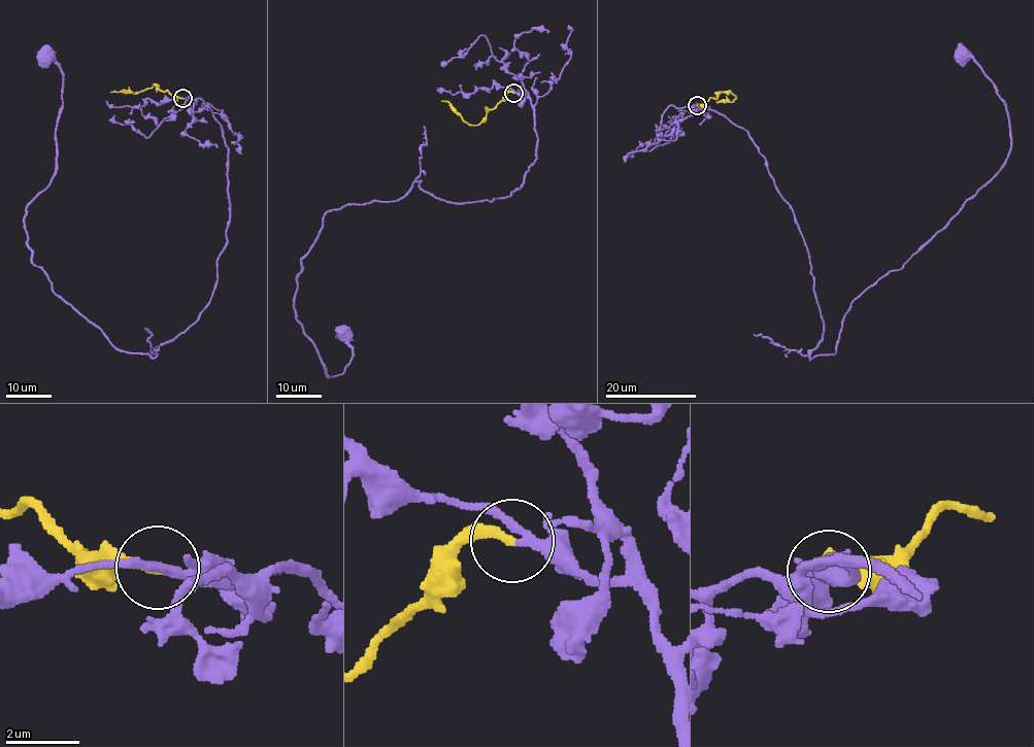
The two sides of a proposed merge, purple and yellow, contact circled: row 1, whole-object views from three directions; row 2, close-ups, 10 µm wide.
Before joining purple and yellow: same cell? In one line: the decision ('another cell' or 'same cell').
same cell

